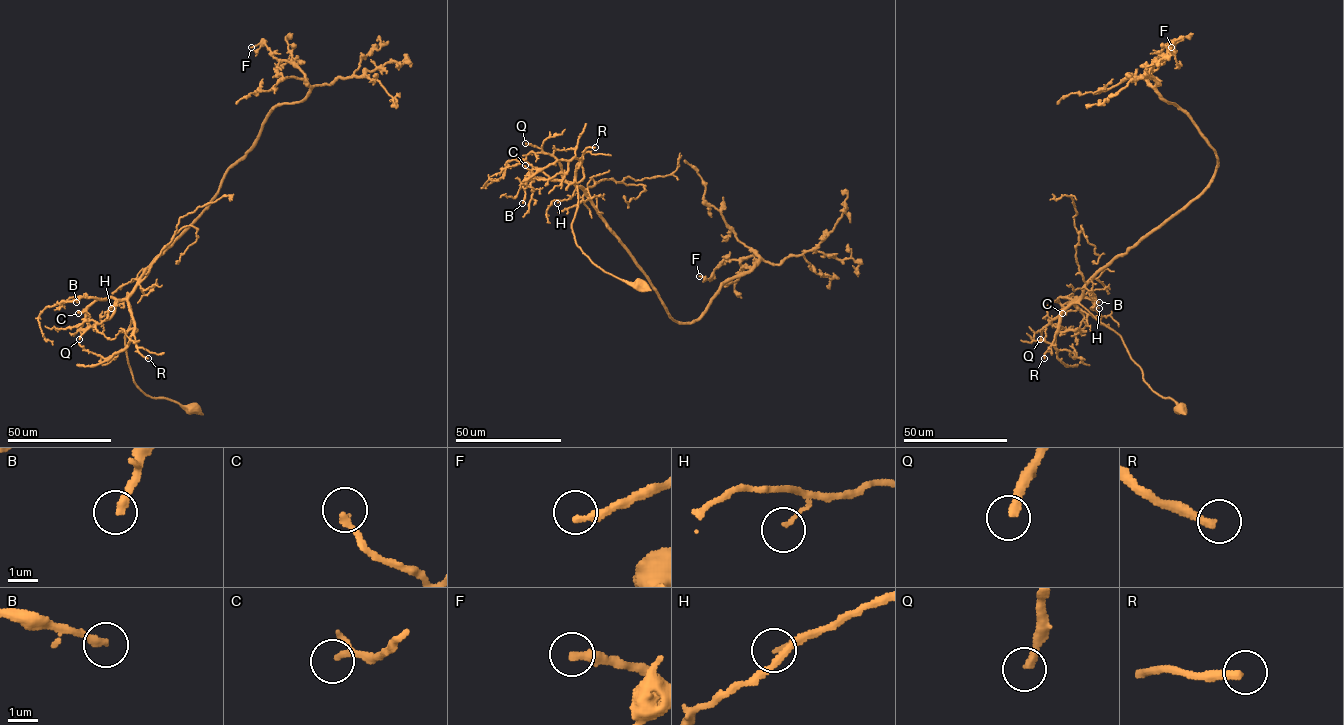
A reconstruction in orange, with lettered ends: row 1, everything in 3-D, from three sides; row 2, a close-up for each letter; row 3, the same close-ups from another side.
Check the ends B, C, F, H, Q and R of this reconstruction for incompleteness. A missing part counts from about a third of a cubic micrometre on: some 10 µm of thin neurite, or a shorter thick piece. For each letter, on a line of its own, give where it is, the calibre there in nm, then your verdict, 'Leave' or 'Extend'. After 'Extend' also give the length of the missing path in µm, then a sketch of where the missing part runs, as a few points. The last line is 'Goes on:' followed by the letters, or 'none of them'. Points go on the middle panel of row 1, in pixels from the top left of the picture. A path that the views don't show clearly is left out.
B: Place: (522, 203). Thickness 260 nm. Leave
C: Place: (525, 165). Thickness 170 nm. Leave
F: Place: (699, 276). Thickness 320 nm. Extend. Missing length about 8 µm
H: Place: (557, 203). Thickness 110 nm. Leave
Q: Place: (525, 143). Thickness 280 nm. Leave
R: Place: (595, 147). Thickness 280 nm. Extend. Missing length about 100 µm. Course of what is missing: (595, 147), (692, 126), (743, 141), (738, 137)
Goes on: F, R

